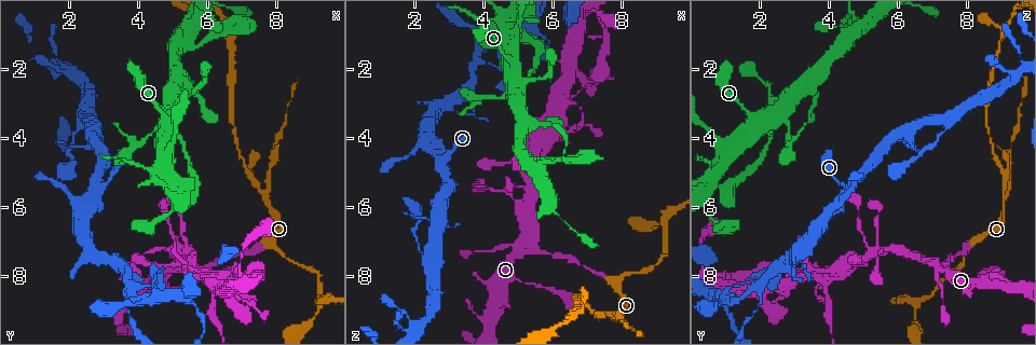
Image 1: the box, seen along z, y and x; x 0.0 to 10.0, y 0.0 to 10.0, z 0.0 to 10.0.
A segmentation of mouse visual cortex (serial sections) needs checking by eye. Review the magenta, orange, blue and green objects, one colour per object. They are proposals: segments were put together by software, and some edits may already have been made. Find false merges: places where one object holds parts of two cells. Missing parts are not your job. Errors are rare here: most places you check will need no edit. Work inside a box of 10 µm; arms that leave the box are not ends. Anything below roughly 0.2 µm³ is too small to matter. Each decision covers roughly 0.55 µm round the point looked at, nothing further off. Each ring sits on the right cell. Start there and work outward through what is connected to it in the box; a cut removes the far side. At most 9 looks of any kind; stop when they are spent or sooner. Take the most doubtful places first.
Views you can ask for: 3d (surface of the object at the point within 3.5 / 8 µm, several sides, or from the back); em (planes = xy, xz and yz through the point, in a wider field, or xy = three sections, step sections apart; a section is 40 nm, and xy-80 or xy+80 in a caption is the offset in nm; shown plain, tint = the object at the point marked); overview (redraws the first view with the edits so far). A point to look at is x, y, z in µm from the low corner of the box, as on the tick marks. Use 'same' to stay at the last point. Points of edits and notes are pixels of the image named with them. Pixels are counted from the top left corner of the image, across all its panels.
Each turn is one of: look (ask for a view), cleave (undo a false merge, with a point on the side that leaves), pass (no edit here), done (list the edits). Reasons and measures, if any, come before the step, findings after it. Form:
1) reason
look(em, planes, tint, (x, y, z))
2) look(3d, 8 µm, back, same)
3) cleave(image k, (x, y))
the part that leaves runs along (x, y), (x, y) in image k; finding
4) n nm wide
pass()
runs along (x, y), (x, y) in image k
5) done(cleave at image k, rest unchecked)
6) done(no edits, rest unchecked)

thin neck
look(3d, 3.5 µm, (3.65, 8.30, 1.95))

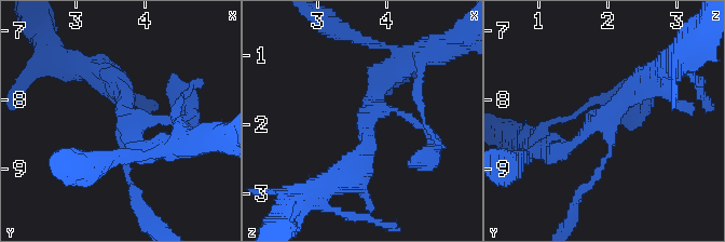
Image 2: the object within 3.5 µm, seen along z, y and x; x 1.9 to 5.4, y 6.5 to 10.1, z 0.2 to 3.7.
look(em, xy, step 5, tint, (3.70, 8.35, 1.95))

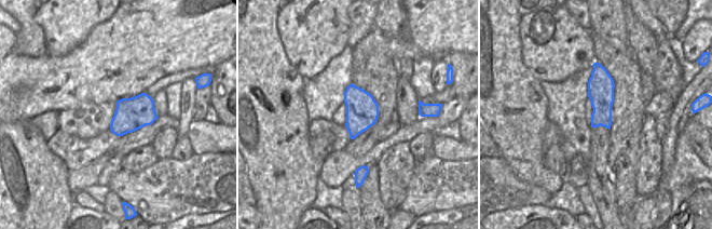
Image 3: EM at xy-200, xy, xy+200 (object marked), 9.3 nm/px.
pass()
all the same cell

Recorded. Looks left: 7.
sudden change in width
look(3d, 8 µm, (9.30, 8.80, 6.55))

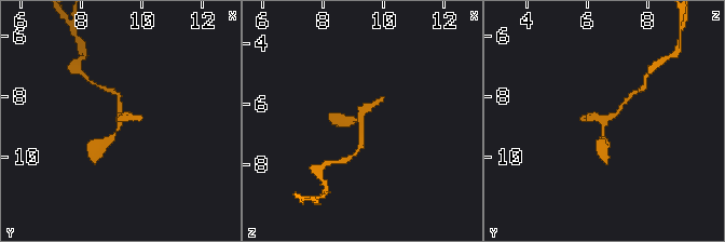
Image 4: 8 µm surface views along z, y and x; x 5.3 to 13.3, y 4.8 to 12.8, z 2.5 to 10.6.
look(3d, 3.5 µm, same)

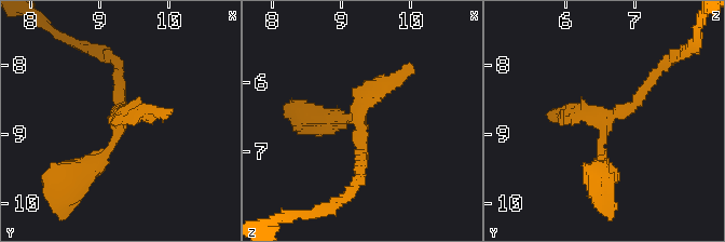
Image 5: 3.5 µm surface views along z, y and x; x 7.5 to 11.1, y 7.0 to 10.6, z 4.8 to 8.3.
3 arms; arms of 150, 200, 200 nm; need the tissue
look(em, xy, step 3, tint, (9.25, 8.80, 6.55))

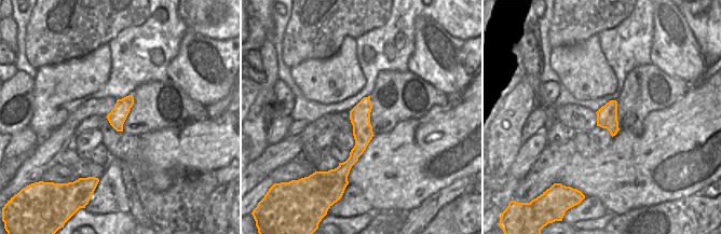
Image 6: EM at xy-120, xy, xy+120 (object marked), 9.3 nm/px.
pass()
runs along (658, 71), (603, 124), (603, 177) in image 5; all the same cell

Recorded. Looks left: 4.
a fork
look(3d, 3.5 µm, (6.00, 8.00, 3.95))

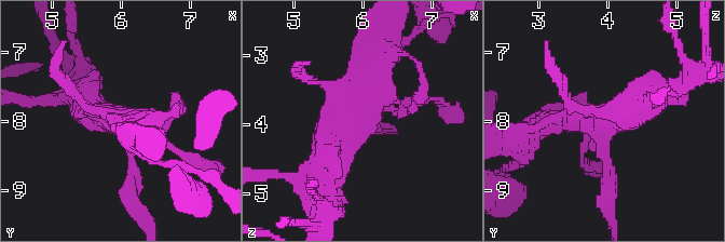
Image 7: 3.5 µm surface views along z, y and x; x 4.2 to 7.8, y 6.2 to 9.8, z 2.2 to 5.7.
shape alone is not enough
look(em, planes, tint, (5.95, 8.00, 3.85))

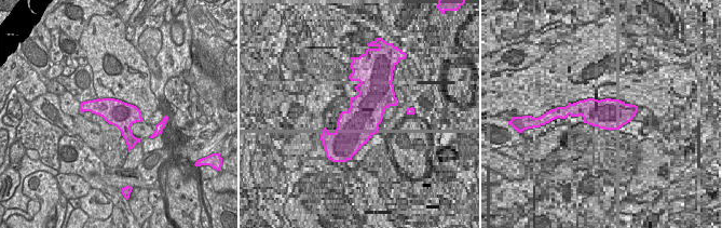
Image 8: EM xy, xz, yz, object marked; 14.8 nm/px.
380 nm wide
pass()
runs along (327, 170), (380, 90), (383, 56) in image 7; continuous, no second cell

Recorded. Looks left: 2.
thin neck
look(3d, 3.5 µm, (7.50, 7.95, 0.80))

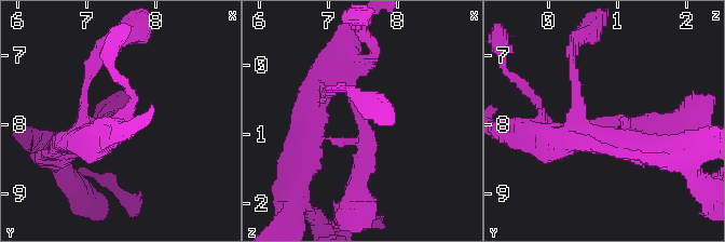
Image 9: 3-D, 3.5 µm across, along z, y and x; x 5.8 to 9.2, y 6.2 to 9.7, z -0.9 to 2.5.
need the tissue
look(em, xy, step 3, tint, (7.45, 8.00, 0.80))

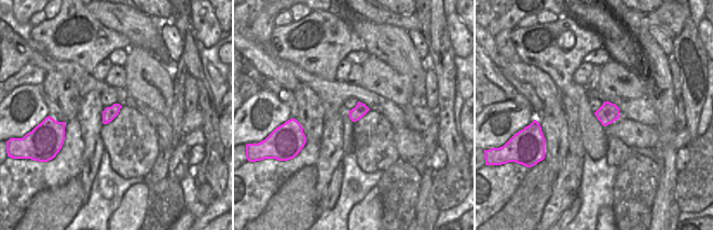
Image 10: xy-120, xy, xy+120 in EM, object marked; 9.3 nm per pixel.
pass()
runs along (326, 78), (350, 86), (366, 133), (356, 188) in image 9; continuous, no second cell

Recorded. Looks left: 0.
done(no edits, rest unchecked)

